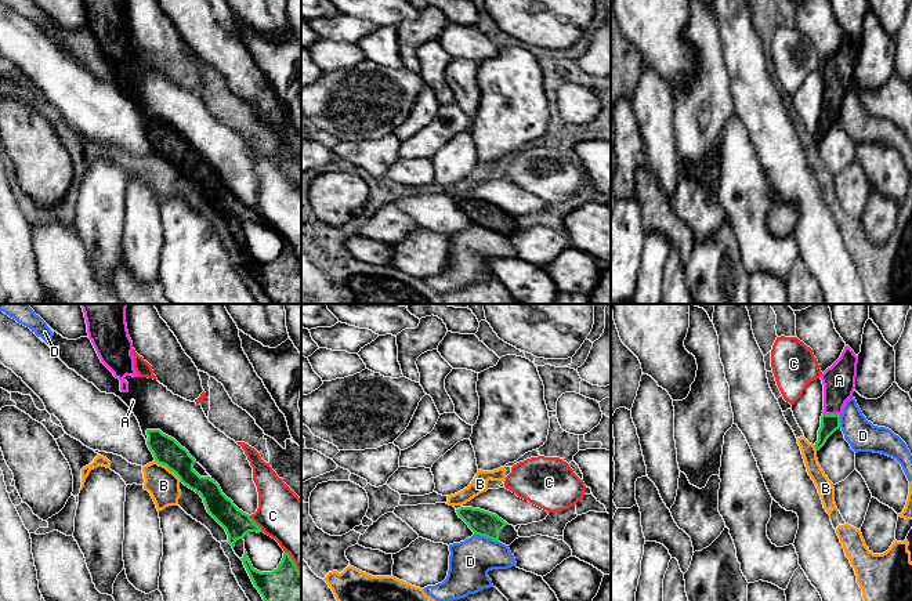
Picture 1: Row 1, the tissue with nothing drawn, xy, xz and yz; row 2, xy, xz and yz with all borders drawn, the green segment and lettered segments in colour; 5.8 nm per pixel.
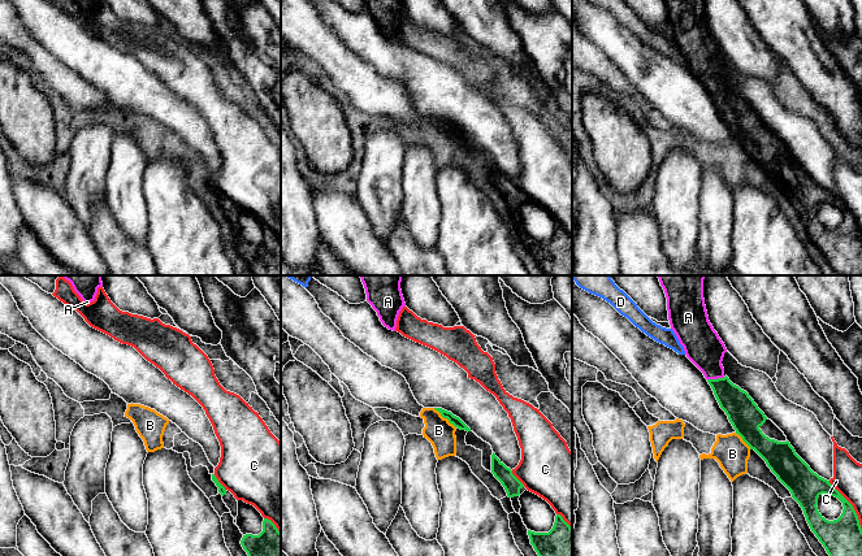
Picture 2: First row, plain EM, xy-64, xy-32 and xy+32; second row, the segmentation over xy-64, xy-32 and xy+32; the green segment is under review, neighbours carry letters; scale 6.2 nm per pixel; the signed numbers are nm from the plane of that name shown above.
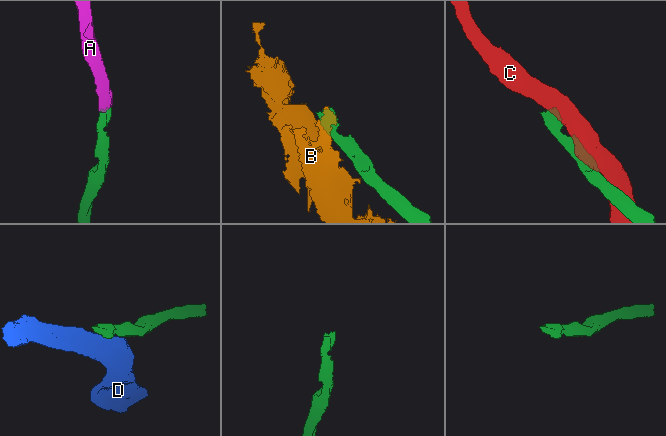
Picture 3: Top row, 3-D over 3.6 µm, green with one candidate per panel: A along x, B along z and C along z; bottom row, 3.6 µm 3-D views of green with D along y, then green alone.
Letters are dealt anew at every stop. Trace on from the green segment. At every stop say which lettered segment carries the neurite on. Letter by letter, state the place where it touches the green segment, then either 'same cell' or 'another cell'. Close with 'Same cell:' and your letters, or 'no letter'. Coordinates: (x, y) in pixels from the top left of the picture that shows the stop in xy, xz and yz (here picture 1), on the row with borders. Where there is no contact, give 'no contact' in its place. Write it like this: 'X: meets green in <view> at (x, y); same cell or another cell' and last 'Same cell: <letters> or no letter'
A: meets green in yz at (832, 415); same cell
B: meets green in xy at (169, 469); another cell
C: meets green in xy at (256, 524); another cell
D: meets green in xz at (487, 536); another cell
Same cell: A

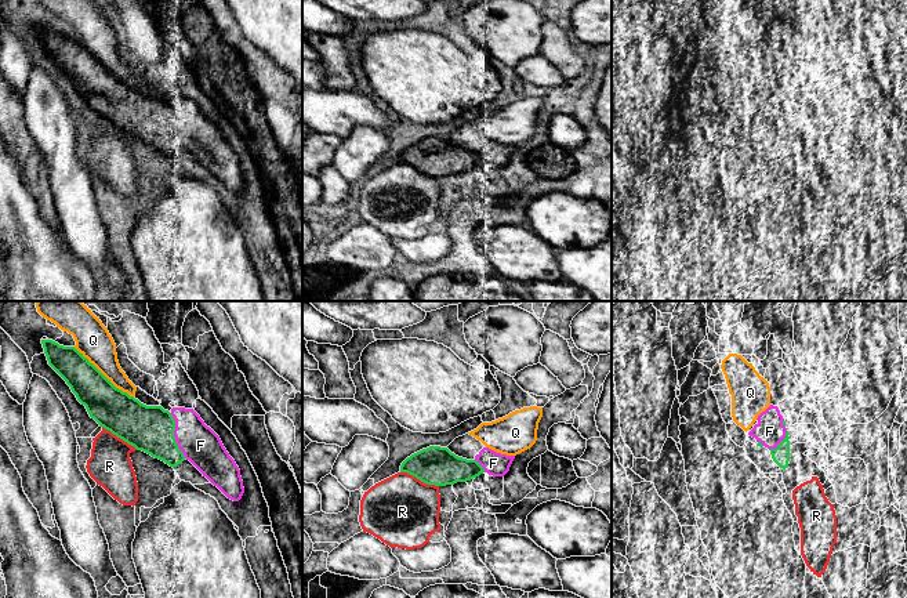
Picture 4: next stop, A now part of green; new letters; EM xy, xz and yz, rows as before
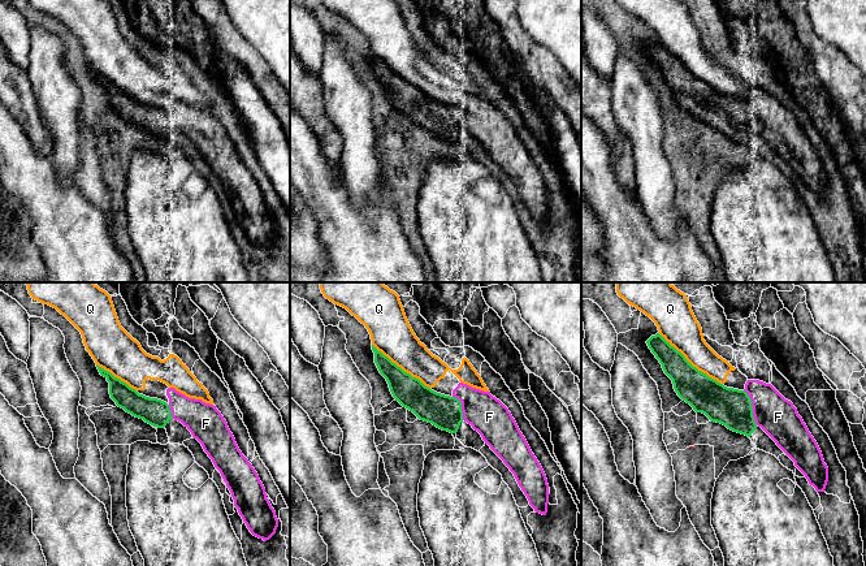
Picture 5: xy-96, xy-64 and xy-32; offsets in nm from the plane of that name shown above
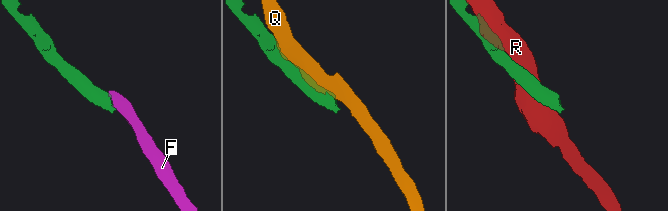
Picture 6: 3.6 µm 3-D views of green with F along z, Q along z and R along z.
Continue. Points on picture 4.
F: meets green in xy at (173, 435); same cell
Q: meets green in xy at (102, 374); another cell
R: meets green in xz at (420, 479); another cell
Same cell: F

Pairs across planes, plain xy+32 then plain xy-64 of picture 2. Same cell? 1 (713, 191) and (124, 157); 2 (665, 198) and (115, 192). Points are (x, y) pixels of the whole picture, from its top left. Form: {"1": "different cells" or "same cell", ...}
{"1": "same cell", "2": "different cells"}

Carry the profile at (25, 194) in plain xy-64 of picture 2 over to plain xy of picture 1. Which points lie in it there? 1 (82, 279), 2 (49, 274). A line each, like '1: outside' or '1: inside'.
1: inside
2: inside

